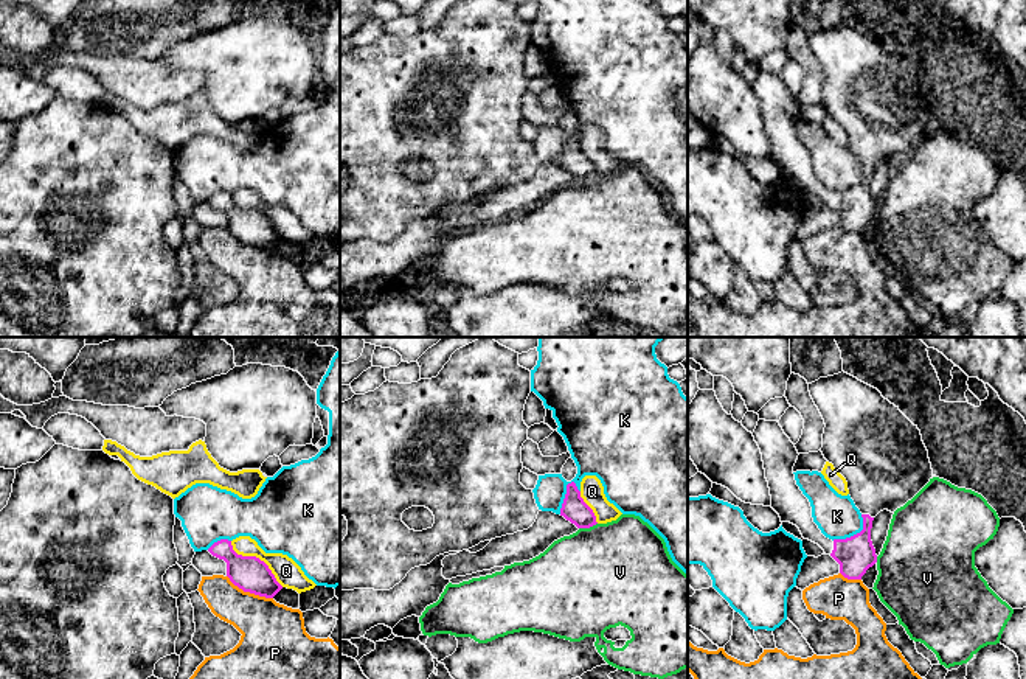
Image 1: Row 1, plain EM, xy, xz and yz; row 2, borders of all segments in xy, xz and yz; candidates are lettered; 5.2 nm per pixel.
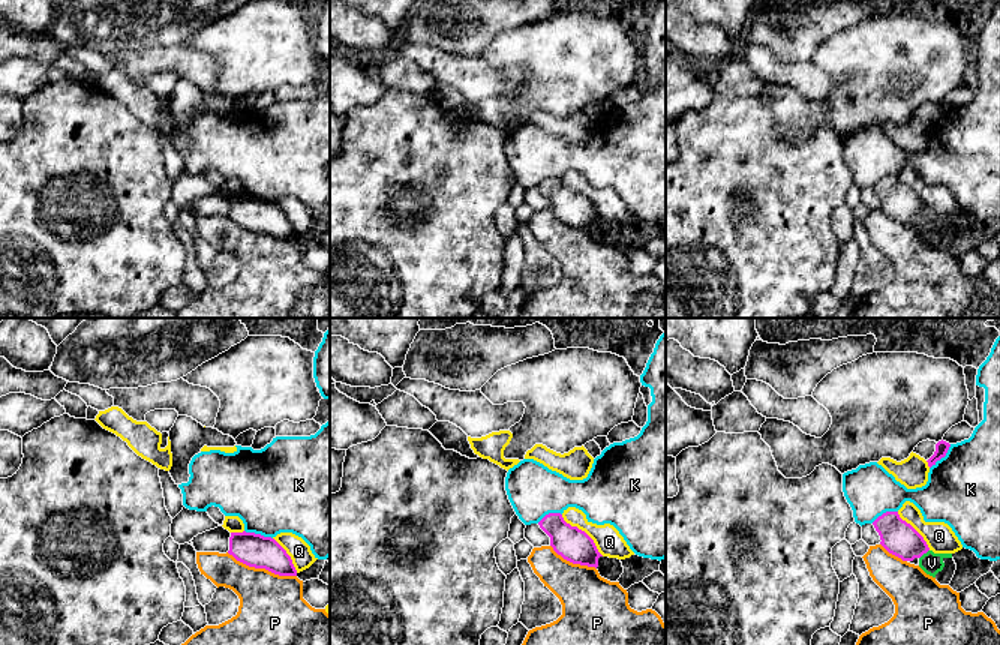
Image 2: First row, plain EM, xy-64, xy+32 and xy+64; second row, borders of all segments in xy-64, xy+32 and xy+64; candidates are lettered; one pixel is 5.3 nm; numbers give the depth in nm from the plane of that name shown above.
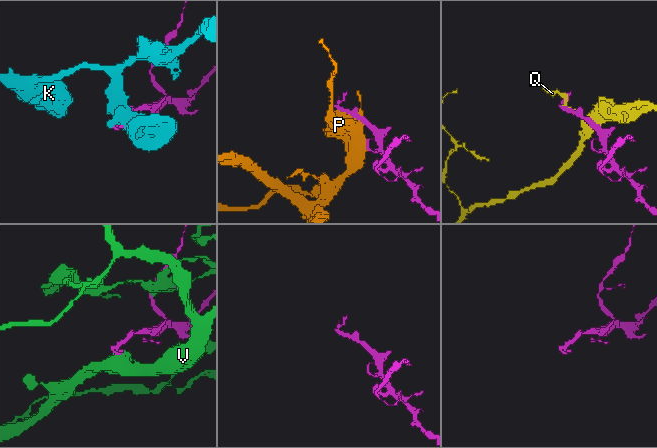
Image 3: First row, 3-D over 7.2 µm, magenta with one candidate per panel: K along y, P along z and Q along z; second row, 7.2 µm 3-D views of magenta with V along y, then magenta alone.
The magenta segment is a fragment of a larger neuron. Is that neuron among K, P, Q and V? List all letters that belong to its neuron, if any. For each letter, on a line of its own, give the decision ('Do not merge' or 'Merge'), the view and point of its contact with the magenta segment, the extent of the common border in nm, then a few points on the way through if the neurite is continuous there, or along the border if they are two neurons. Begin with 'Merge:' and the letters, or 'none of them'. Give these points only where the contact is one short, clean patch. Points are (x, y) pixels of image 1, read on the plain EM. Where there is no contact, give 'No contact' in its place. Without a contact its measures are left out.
Merge: none of them
K: Do not merge. Touches magenta at xz (565, 148). Shared border 190 nm
P: Do not merge. Touches magenta at xy (249, 243). Shared border 260 nm
Q: Do not merge. Touches magenta at xy (255, 208). Shared border 360 nm
V: Do not merge. Touches magenta at xz (587, 179). Shared border 100 nm

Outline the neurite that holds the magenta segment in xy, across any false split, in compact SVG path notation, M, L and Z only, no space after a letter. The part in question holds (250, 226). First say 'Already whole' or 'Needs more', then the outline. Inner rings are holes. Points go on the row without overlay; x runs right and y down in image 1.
Already whole. M220 191L208 204L227 214L227 228L244 244L273 250L282 241L264 213L256 208L237 207L231 193Z

